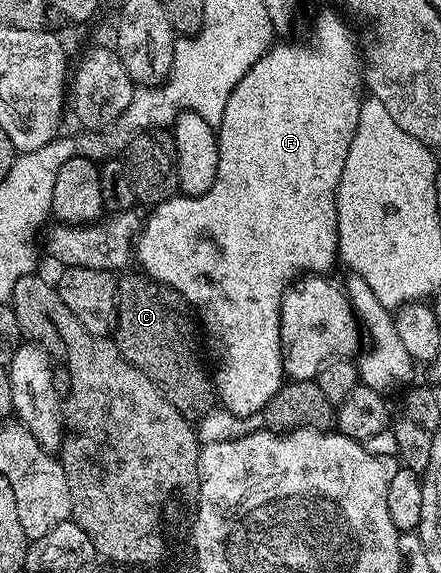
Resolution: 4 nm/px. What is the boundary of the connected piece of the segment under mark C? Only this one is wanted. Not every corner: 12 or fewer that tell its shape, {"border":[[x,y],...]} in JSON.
{"border":[[118,280],[114,345],[183,414],[216,404],[191,305]]}

